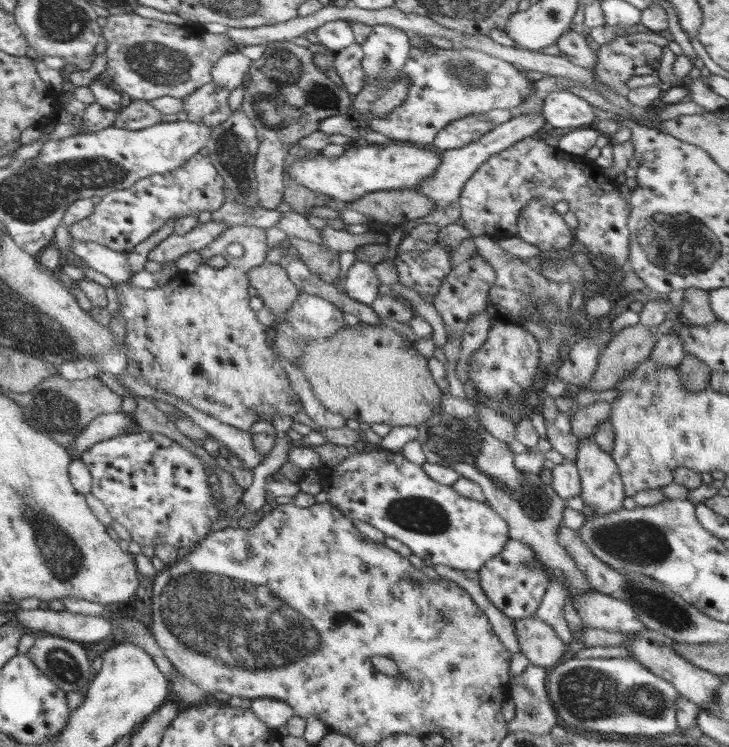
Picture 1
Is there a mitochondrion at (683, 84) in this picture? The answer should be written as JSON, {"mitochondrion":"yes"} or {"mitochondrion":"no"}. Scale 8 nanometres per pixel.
{"mitochondrion":"no"}

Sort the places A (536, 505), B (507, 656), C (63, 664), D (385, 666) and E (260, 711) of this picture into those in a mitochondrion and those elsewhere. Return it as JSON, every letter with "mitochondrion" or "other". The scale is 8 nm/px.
{"A":"mitochondrion","B":"other","C":"mitochondrion","D":"other","E":"other"}

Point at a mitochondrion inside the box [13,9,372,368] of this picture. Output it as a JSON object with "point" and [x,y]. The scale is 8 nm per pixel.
{"point":[282,91]}

